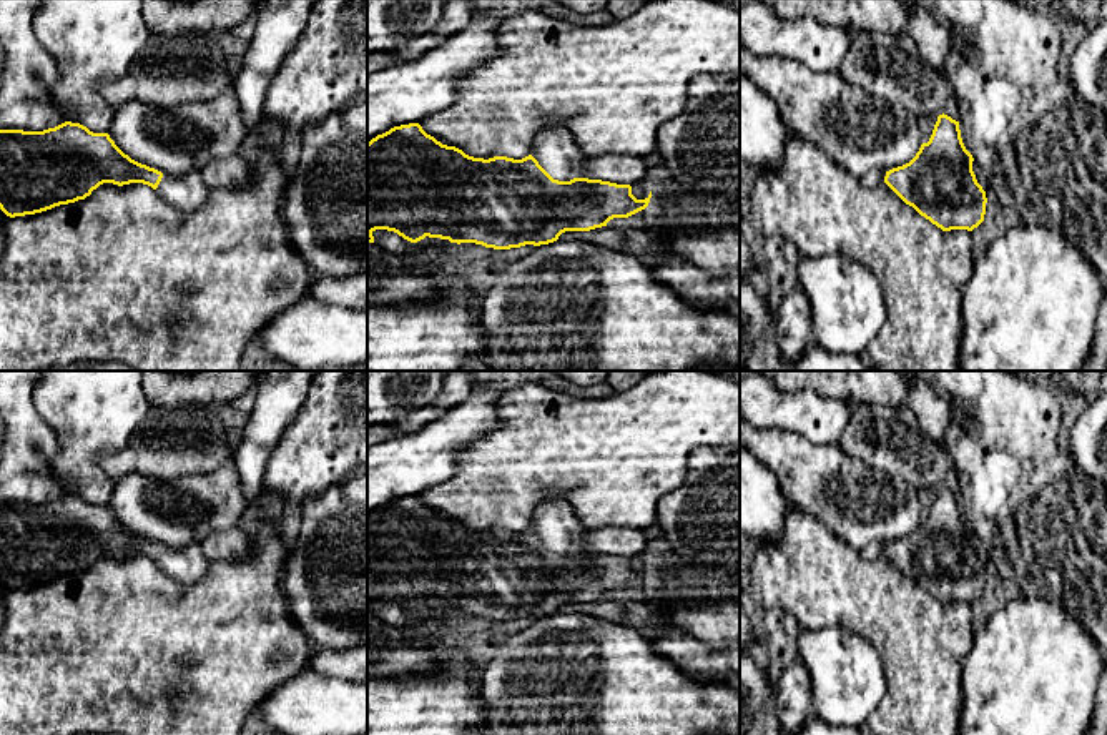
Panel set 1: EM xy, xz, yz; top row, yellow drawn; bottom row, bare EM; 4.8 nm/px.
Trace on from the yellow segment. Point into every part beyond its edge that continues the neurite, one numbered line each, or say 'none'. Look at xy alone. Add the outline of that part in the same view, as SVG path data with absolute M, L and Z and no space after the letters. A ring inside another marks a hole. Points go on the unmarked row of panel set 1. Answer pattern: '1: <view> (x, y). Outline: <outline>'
1: xy (186, 566). Outline: M193 542L183 549L163 547L156 565L178 584L191 585L206 575L209 562L203 554L201 545Z

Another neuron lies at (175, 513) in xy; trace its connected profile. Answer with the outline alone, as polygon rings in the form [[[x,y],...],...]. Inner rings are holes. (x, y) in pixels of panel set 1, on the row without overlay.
[[[233,459],[204,474],[170,479],[123,476],[115,481],[108,507],[131,532],[170,549],[239,527],[254,512]]]

